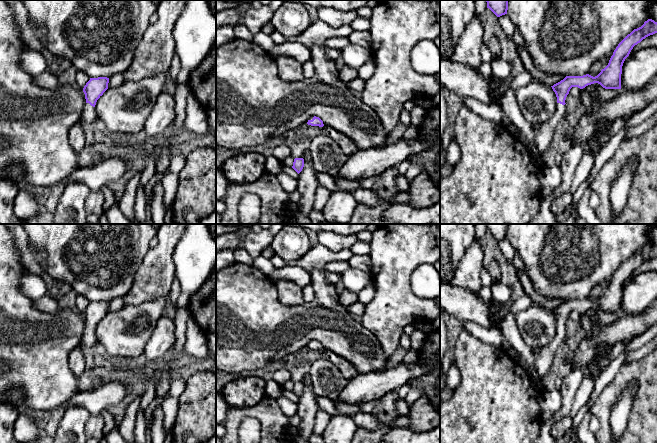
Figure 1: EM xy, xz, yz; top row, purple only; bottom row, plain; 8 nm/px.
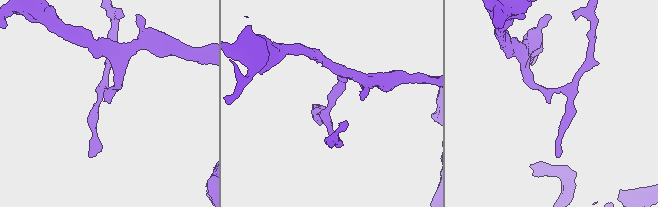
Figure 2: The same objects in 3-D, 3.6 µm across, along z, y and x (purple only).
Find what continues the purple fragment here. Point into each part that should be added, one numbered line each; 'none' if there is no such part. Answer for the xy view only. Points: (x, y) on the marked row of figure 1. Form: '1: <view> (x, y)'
1: xy (89, 115)

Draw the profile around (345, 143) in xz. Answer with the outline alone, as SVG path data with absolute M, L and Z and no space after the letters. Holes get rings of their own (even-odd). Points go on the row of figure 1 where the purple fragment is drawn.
M323 126L322 135L329 137L336 142L347 156L358 151L355 143L349 137L333 128Z

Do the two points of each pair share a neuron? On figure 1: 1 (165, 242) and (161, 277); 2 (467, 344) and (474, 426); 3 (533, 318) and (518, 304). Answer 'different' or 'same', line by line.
1: same
2: same
3: different

